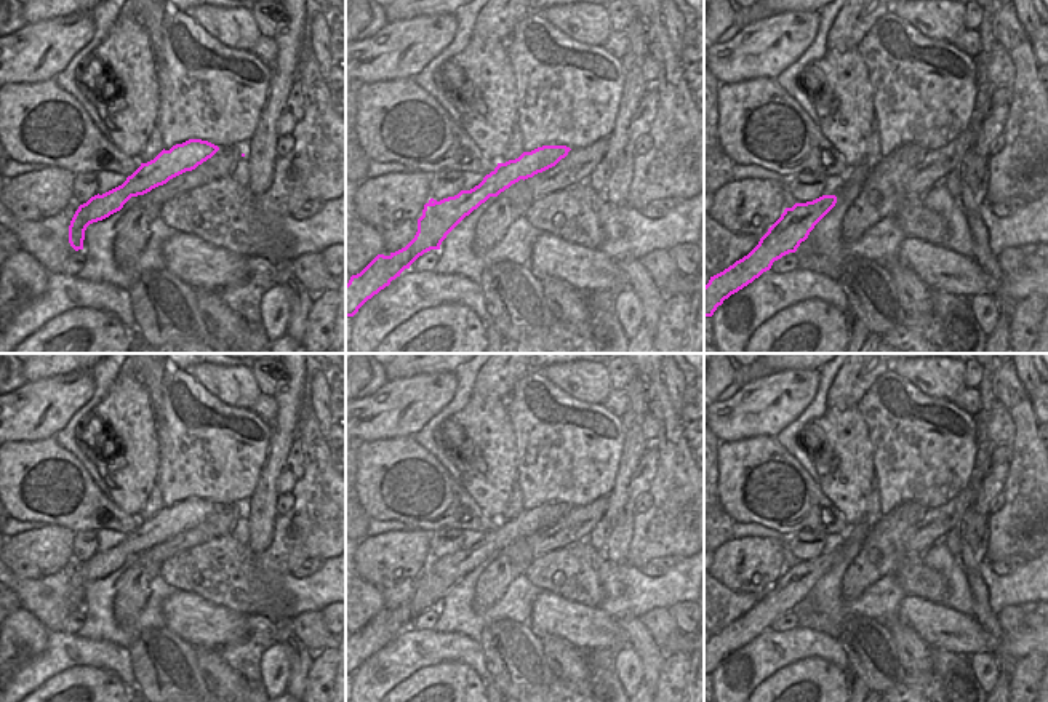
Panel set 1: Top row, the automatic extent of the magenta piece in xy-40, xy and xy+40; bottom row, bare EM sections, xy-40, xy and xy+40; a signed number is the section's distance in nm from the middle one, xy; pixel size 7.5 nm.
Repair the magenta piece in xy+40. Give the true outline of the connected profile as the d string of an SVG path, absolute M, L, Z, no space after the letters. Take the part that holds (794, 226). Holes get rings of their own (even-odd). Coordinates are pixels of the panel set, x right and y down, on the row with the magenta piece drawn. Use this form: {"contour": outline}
{"contour": "M822 195L813 201L786 208L747 256L710 277L704 286L704 317L712 317L725 299L770 270L774 261L795 253L835 203L835 195Z"}

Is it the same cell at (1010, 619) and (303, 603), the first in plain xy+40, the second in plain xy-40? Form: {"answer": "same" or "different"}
{"answer": "different"}

